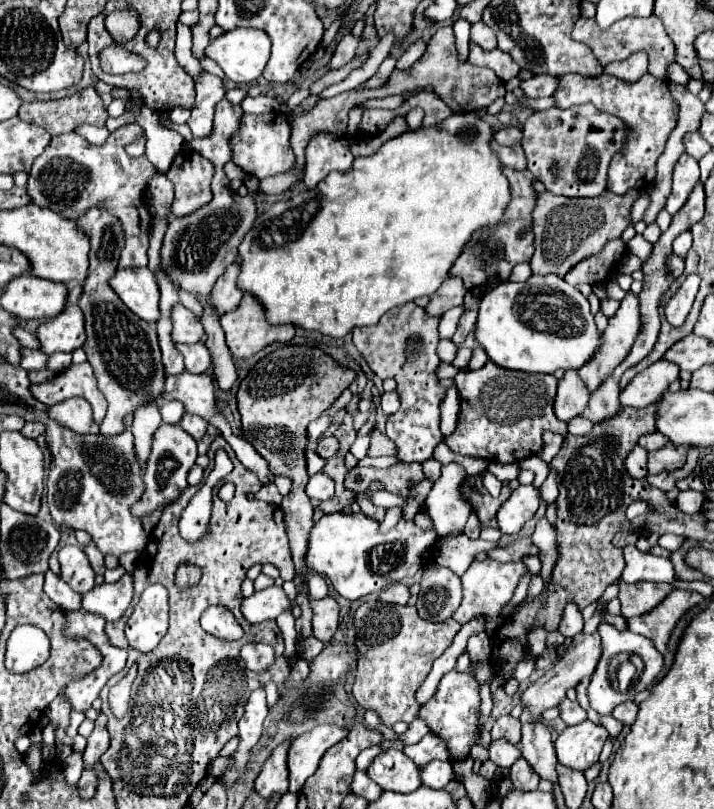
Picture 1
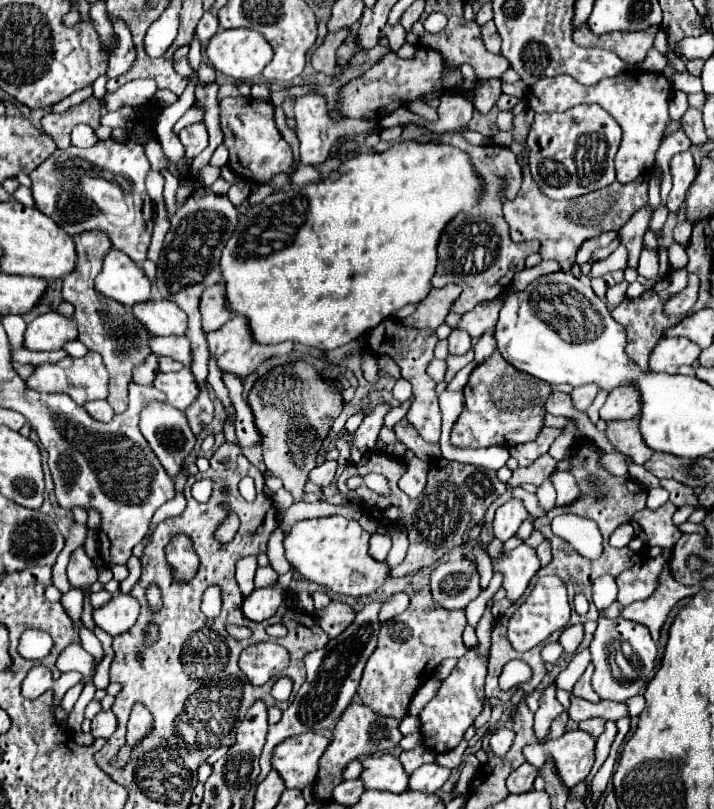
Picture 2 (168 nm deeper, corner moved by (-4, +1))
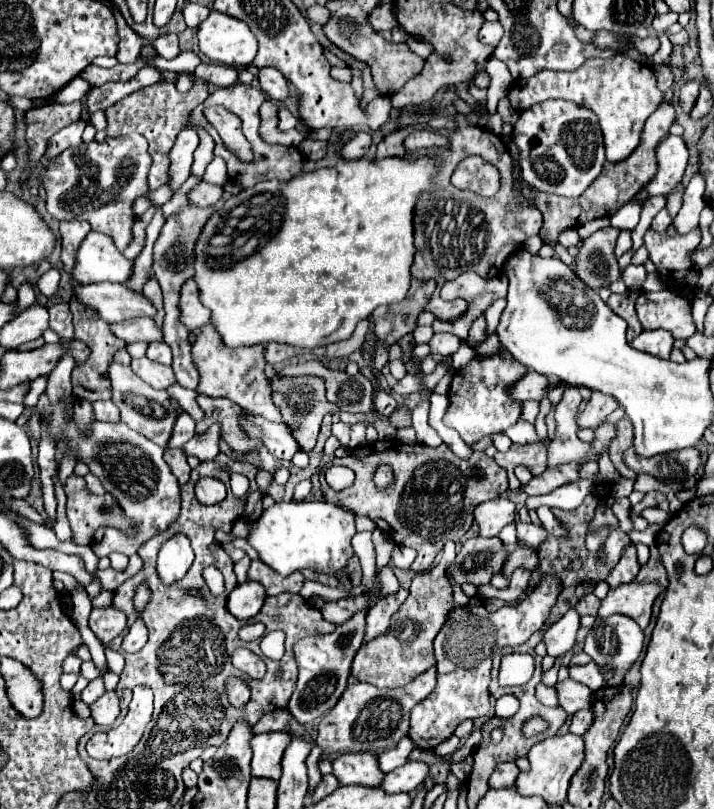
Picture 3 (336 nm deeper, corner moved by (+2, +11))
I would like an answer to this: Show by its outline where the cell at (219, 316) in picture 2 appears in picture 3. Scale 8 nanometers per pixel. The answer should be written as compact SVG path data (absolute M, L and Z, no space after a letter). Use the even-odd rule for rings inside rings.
M193 280L183 282L179 290L179 320L189 328L197 330L205 324L209 324L211 314L209 310L199 302L199 292Z

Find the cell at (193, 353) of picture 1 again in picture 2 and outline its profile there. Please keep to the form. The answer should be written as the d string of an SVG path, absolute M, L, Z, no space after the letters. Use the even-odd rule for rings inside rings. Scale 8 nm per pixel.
M157 336L151 340L151 350L157 356L171 356L179 360L183 366L189 366L193 362L193 350L189 348L187 336Z

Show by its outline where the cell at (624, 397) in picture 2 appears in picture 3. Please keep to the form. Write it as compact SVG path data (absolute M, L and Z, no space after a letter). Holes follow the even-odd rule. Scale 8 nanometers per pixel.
M593 392L591 400L587 402L587 408L577 416L577 424L579 428L597 428L617 408L619 404L615 402L615 398L605 396L601 392Z

